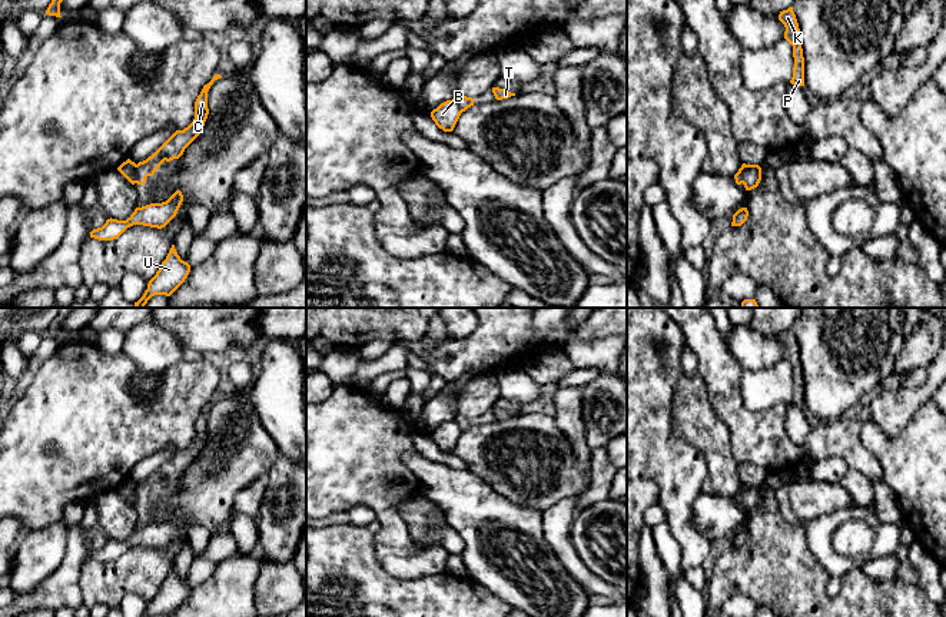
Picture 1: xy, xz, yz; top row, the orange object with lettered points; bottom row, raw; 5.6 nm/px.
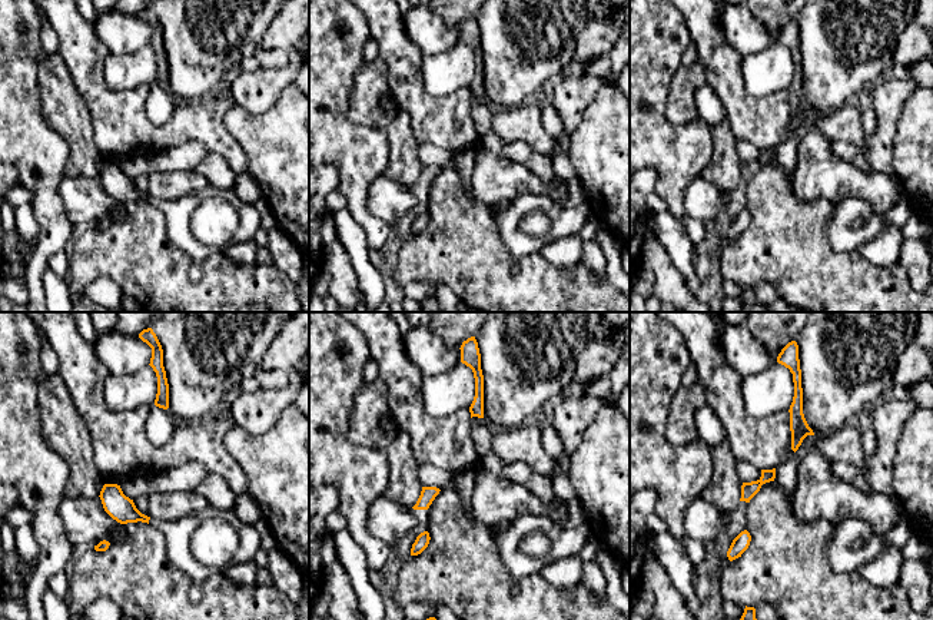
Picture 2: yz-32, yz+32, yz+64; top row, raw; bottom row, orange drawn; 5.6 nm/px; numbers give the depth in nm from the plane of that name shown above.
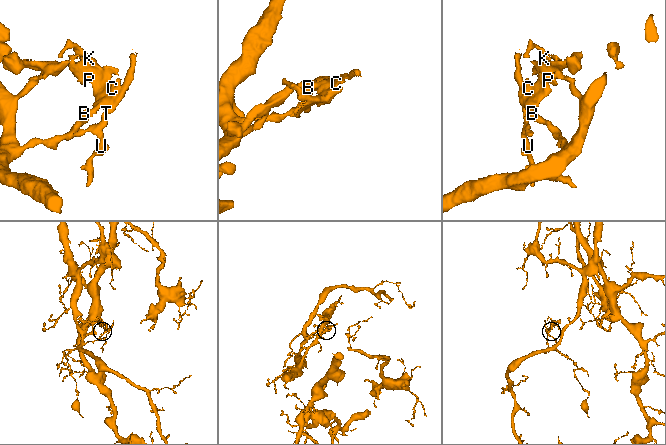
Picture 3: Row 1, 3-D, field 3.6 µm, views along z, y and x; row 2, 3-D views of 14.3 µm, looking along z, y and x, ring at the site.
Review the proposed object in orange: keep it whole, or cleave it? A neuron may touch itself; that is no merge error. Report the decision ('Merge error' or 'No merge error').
Merge error

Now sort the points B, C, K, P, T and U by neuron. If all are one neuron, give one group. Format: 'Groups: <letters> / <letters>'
Groups: B / C K P T U

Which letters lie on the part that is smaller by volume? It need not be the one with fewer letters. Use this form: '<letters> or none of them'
C, K, P, T, U

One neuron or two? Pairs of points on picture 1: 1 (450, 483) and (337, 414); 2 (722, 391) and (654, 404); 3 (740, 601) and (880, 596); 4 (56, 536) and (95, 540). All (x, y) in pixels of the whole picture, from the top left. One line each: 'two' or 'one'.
1: two
2: two
3: two
4: two

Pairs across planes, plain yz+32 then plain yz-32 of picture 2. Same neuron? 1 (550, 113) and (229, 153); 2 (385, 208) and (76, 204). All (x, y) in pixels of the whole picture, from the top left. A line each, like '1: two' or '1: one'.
1: two
2: one

